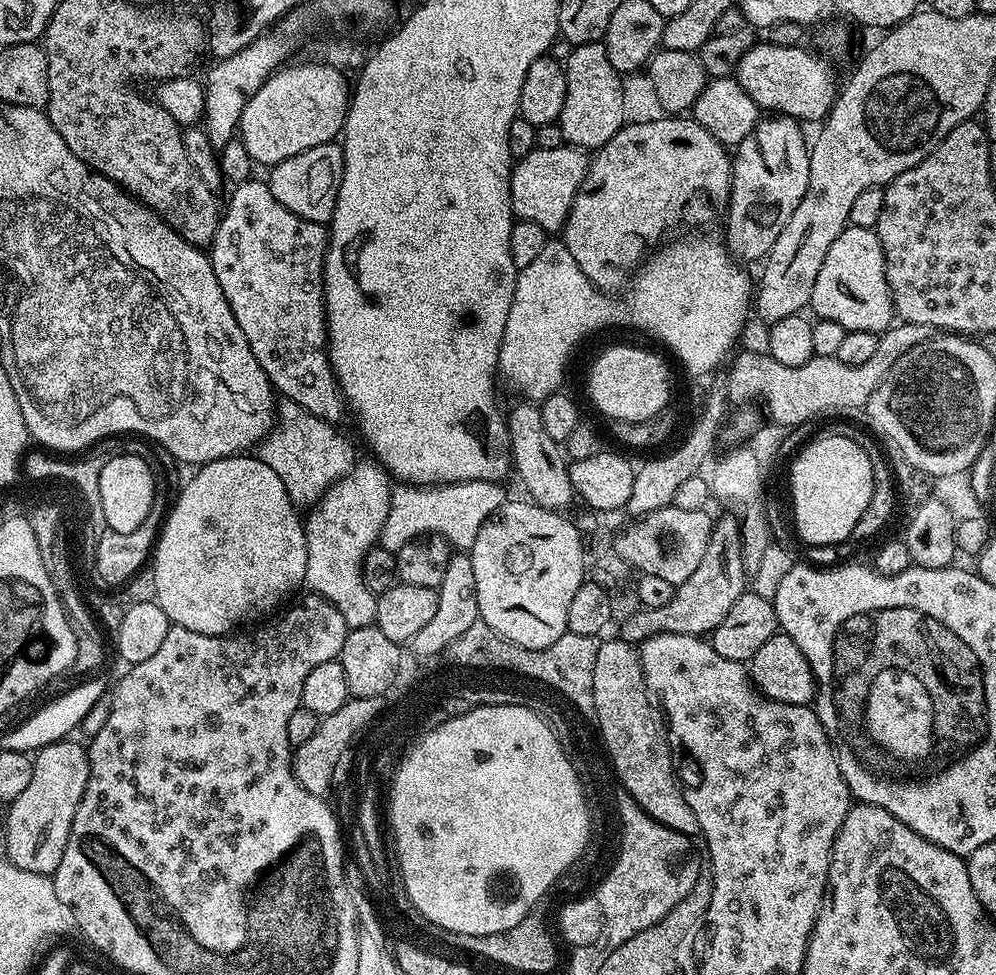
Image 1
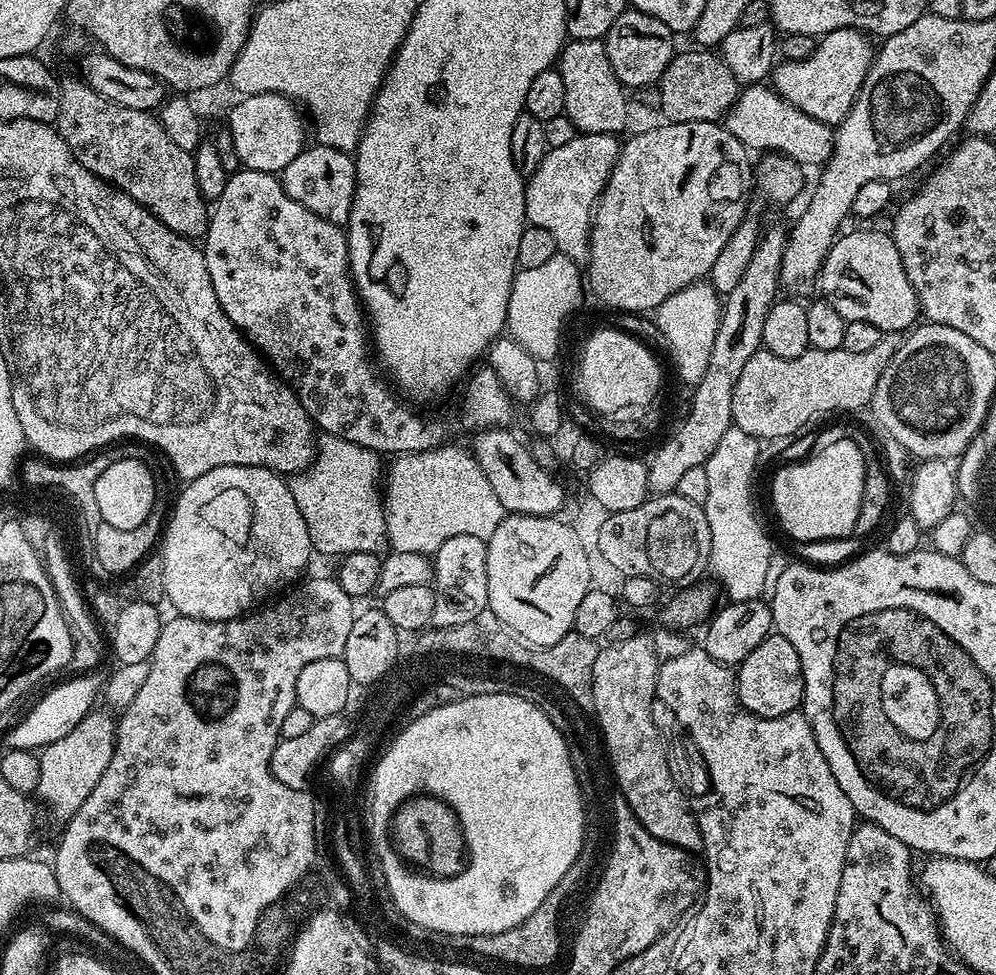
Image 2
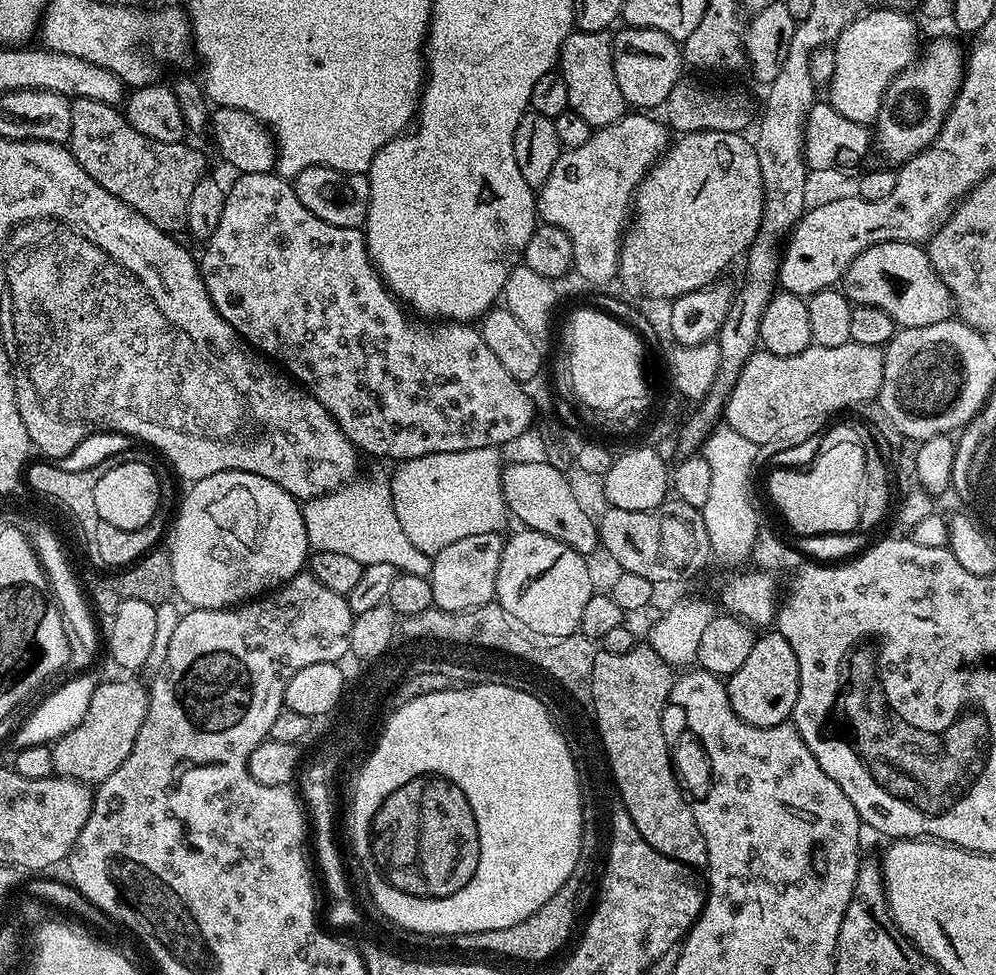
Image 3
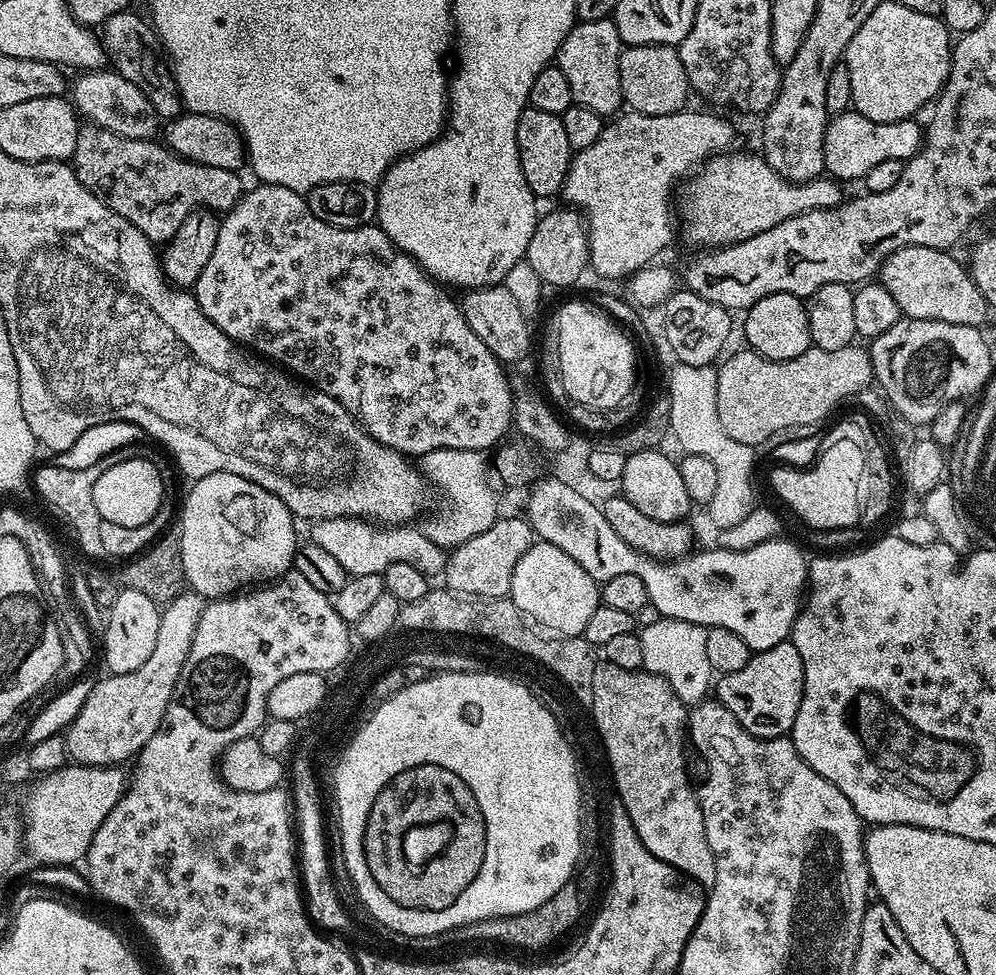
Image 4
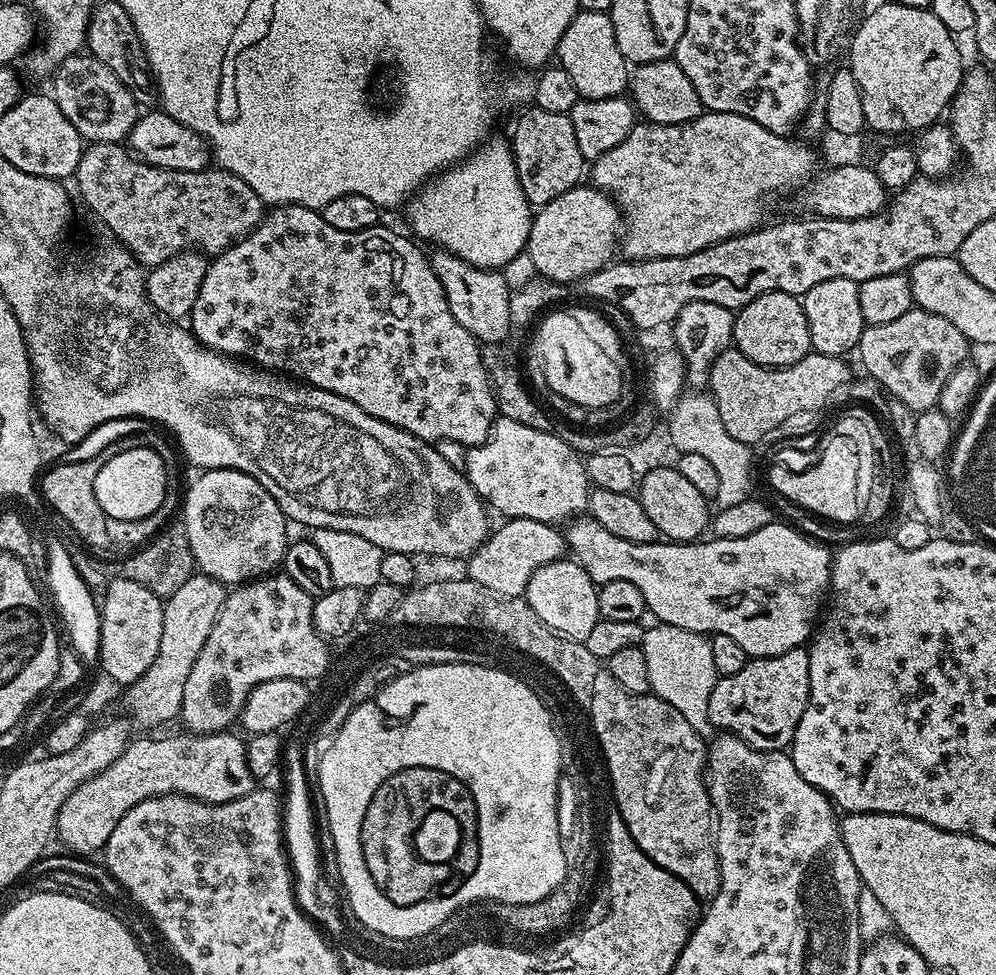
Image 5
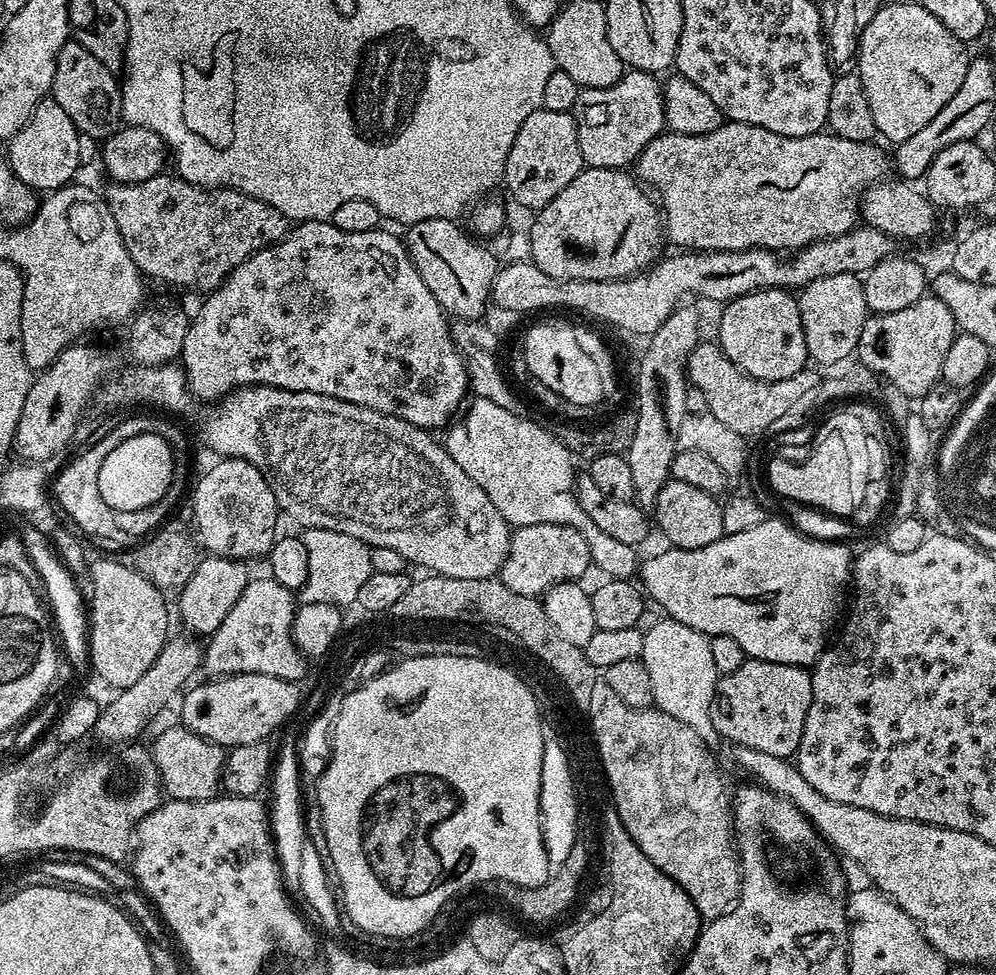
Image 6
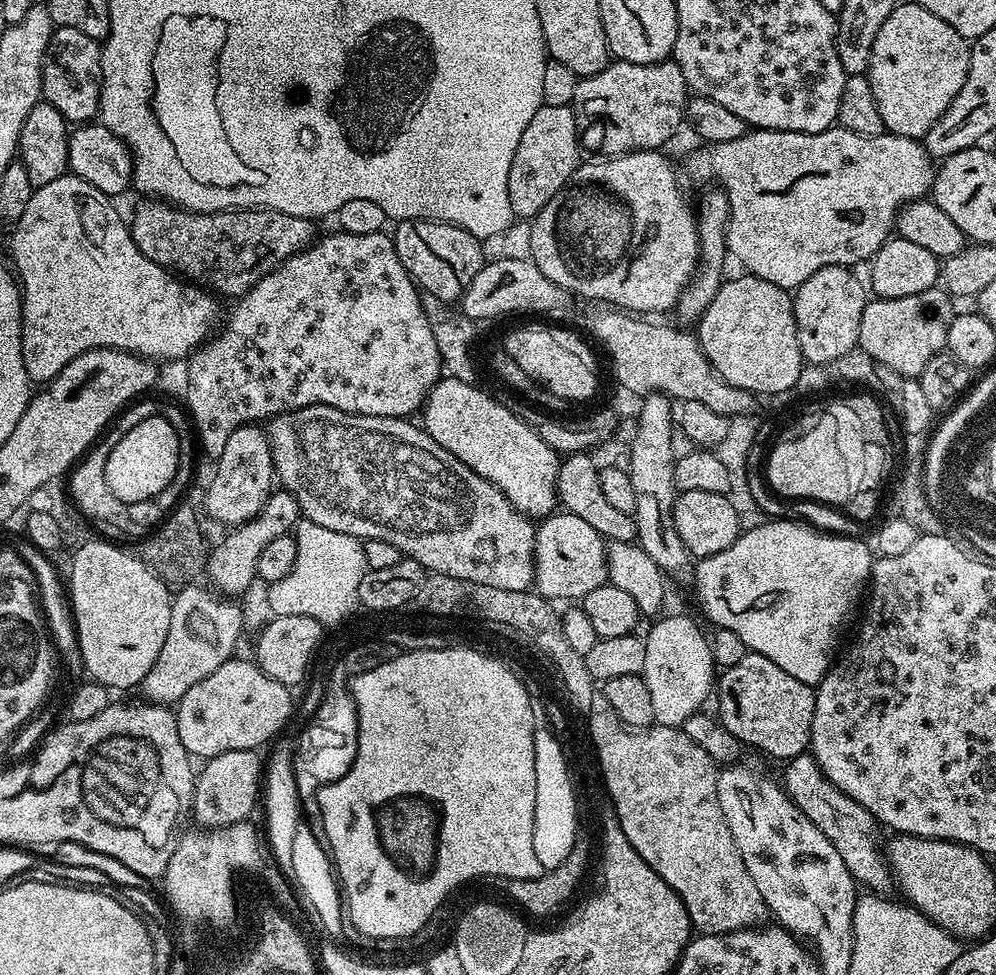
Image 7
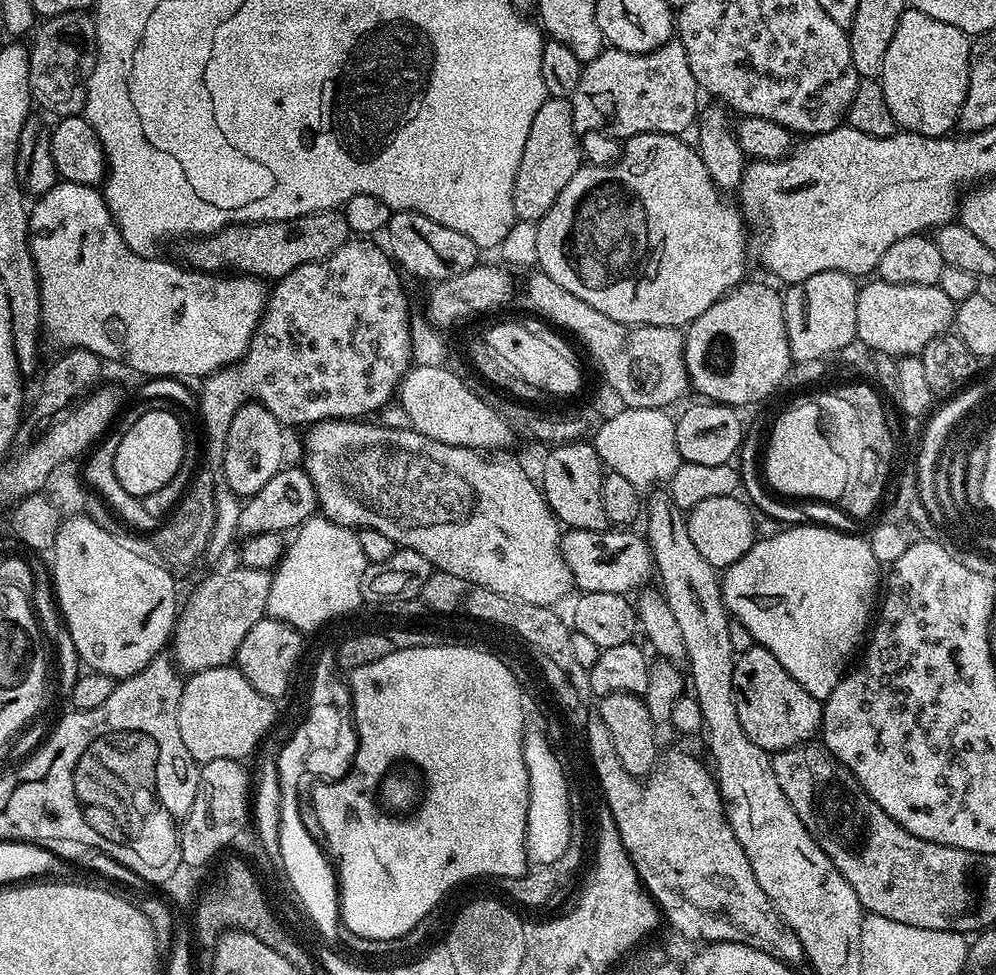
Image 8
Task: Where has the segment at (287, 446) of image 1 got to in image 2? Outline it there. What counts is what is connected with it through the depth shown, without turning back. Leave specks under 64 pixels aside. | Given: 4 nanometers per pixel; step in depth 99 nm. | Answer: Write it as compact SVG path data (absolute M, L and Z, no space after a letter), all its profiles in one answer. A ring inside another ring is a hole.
M324 434L316 441L311 464L288 480L288 489L294 494L294 502L302 514L302 522L306 522L306 530L310 530L312 547L319 555L321 552L324 556L339 558L351 552L379 553L380 547L383 549L387 545L380 460L381 457L368 448L346 442L346 438Z

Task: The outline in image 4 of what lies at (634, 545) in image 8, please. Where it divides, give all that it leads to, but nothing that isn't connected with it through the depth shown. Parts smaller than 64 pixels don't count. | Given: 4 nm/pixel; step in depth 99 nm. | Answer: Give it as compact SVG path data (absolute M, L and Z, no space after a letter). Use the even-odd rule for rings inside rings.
M501 515L492 523L490 530L474 534L474 538L462 542L448 552L448 564L442 573L443 583L461 596L507 597L510 593L510 582L514 578L514 566L518 566L518 558L522 558L522 554L530 550L533 542L532 526L523 515Z

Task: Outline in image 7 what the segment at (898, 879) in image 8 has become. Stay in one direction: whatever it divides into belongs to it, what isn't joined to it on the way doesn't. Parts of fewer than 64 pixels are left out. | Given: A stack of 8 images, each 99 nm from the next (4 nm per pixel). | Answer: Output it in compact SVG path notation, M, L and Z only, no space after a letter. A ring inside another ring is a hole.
M811 754L795 756L794 759L787 761L783 768L784 791L798 806L798 810L802 810L802 814L806 814L806 818L810 818L810 822L814 822L814 826L818 826L818 830L826 834L834 850L842 854L842 862L846 862L846 870L850 870L857 885L864 887L865 884L865 889L876 894L887 893L887 888L891 889L894 881L888 870L885 853L882 851L882 842L880 844L876 838L878 825L874 817L862 806L858 806L854 798L835 788L826 778L826 774L822 774Z

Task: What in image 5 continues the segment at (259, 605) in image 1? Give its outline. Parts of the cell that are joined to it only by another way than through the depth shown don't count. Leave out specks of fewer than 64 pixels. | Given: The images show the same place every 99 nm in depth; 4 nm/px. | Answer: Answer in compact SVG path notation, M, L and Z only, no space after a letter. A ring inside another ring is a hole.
M214 468L201 471L197 476L200 477L189 486L188 493L186 490L182 496L182 527L189 538L195 567L203 575L225 586L247 584L275 573L283 565L284 551L290 543L289 525L278 502L274 502L271 494L257 480L238 470Z

